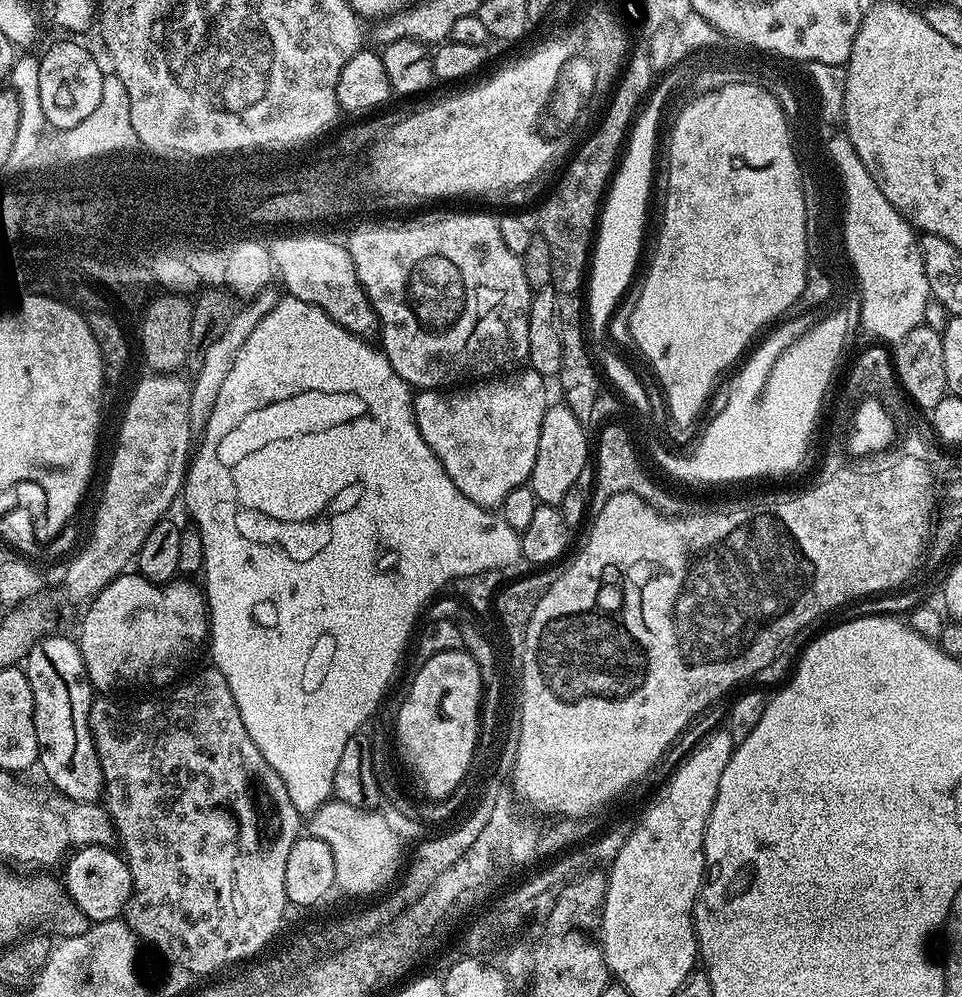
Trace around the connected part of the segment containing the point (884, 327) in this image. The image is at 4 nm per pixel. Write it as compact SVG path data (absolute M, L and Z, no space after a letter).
M835 134L827 137L830 156L836 157L836 163L840 164L840 171L847 180L848 187L848 220L847 236L848 248L851 249L852 261L850 268L856 271L856 280L860 283L860 320L864 328L880 342L895 342L906 338L914 326L924 323L924 311L930 302L928 283L926 282L926 270L922 266L922 254L917 229L913 228L903 214L895 208L878 190L878 182L870 178L870 170L862 166L862 158L858 158L858 150L850 142L847 134Z

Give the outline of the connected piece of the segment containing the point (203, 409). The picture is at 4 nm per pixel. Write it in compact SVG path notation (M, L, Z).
M269 286L261 290L257 296L249 296L237 307L234 318L222 330L222 334L211 337L204 348L204 357L200 360L200 369L196 372L196 380L191 381L192 393L190 394L190 418L193 429L203 429L204 423L208 420L208 415L214 408L214 402L218 402L218 390L222 390L222 382L230 375L230 370L234 367L234 362L238 358L238 350L246 346L246 338L254 334L254 326L274 310L274 306L279 302L281 293L275 292L275 287Z

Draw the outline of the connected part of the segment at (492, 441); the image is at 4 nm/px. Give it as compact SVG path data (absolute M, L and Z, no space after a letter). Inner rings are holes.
M531 370L523 371L517 376L488 378L459 390L420 390L415 393L412 402L418 430L426 446L430 446L438 462L442 462L446 474L450 474L454 486L458 486L458 490L462 490L470 502L478 502L489 510L503 505L510 490L519 484L528 484L534 470L539 431L542 429L547 402L542 390L542 376Z

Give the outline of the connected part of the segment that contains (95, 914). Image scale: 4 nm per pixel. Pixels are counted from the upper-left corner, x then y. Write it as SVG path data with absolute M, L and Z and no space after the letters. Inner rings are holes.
M90 844L75 849L66 860L68 869L64 872L64 884L68 887L67 899L92 922L121 919L132 893L128 863L119 851L112 850L102 844Z

